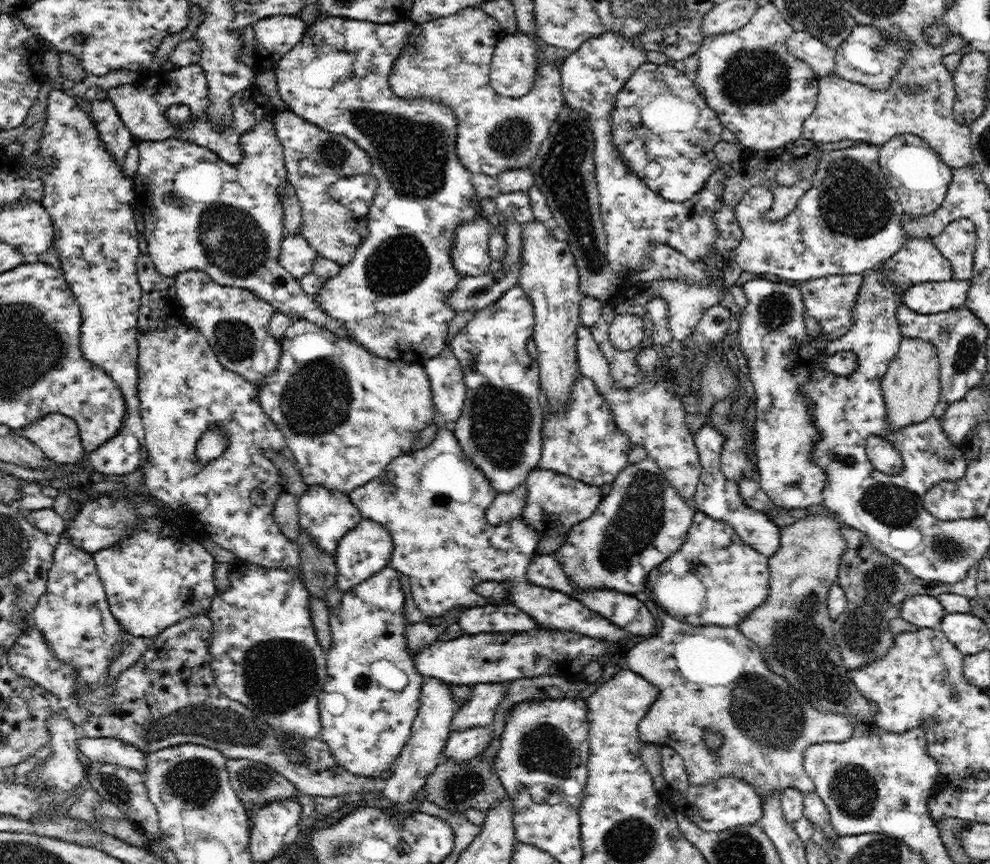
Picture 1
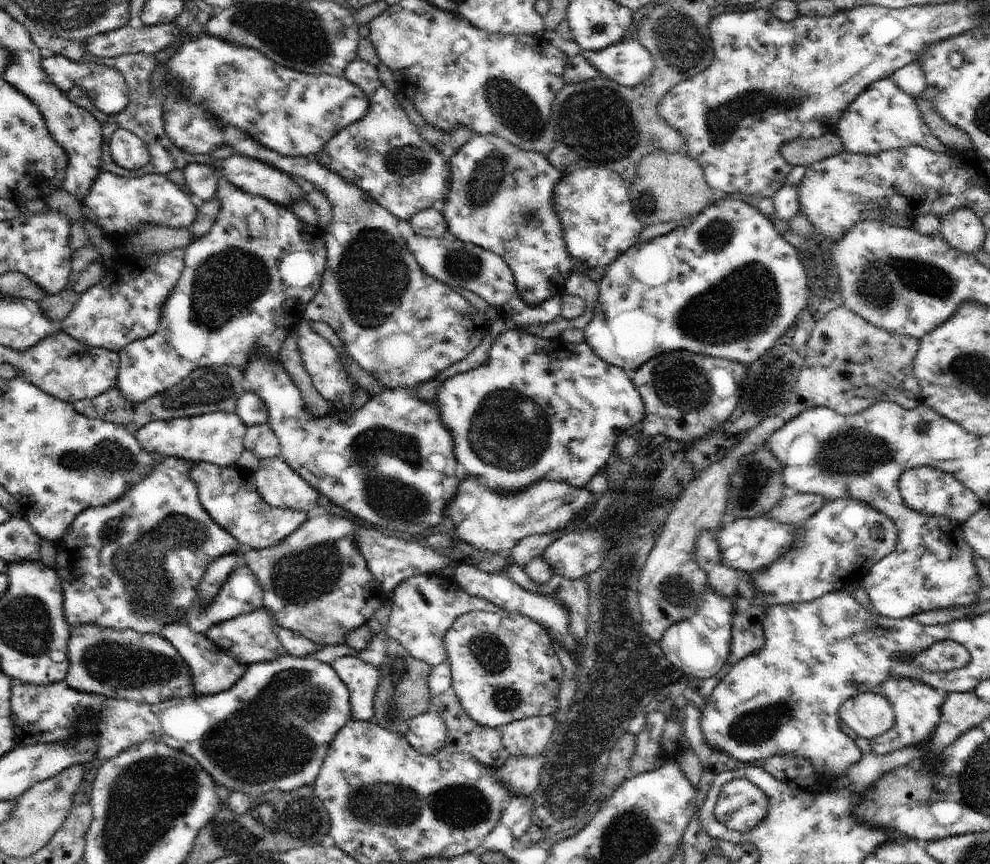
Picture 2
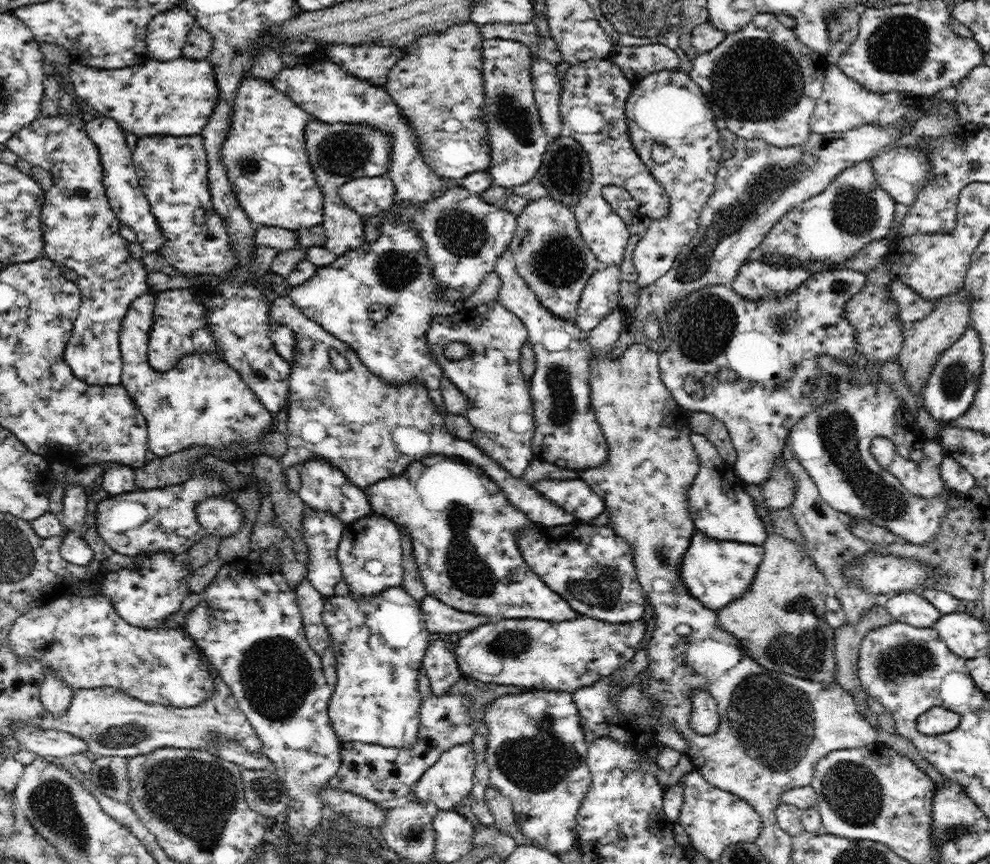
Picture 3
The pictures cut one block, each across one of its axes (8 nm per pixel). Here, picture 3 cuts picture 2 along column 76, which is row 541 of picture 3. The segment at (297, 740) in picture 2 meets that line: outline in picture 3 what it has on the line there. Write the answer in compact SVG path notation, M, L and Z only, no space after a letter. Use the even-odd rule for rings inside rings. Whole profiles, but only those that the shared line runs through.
M696 530L681 565L682 581L688 593L700 600L707 609L719 611L732 600L742 598L753 583L763 559L763 545L738 543L732 540L716 540Z

